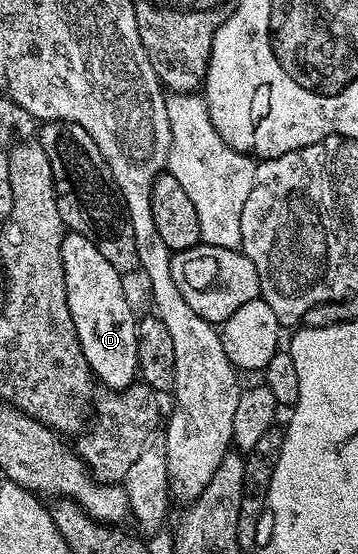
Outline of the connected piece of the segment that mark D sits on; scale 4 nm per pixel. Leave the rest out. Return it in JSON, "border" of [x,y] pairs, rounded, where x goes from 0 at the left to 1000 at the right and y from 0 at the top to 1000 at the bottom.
{"border":[[[187,419],[179,439],[168,446],[168,460],[179,468],[179,511],[190,525],[190,554],[201,569],[201,583],[212,590],[212,605],[223,612],[223,626],[235,634],[235,648],[246,655],[251,671],[263,675],[277,690],[285,688],[302,695],[299,700],[316,704],[352,702],[355,697],[377,693],[380,682],[388,679],[385,671],[385,579],[374,572],[374,558],[363,552],[363,543],[352,538],[352,522],[341,516],[346,507],[344,495],[324,489],[324,482],[313,482],[313,475],[302,475],[302,468],[291,468],[291,460],[279,460],[279,453],[268,446],[268,439],[254,428],[240,428],[232,421]]]}

